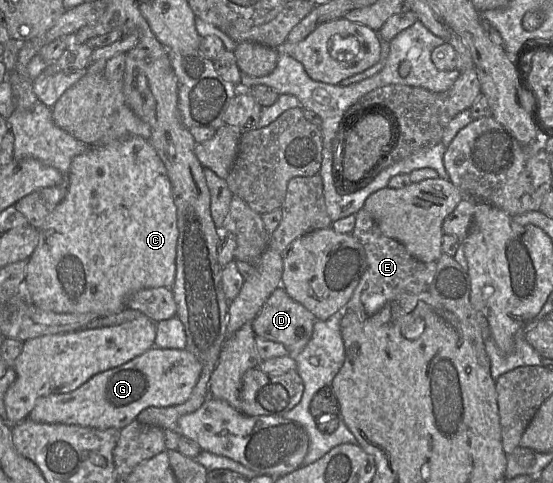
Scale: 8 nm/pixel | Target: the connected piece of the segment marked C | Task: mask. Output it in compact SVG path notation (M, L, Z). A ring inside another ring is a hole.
M131 136L104 145L90 145L86 152L75 156L71 162L68 178L68 192L65 198L48 215L39 229L40 239L28 259L24 290L26 299L39 309L56 313L88 313L99 316L116 314L127 308L127 299L141 289L166 287L171 289L175 282L176 254L179 230L177 208L173 199L172 186L167 170L155 148L141 136Z

